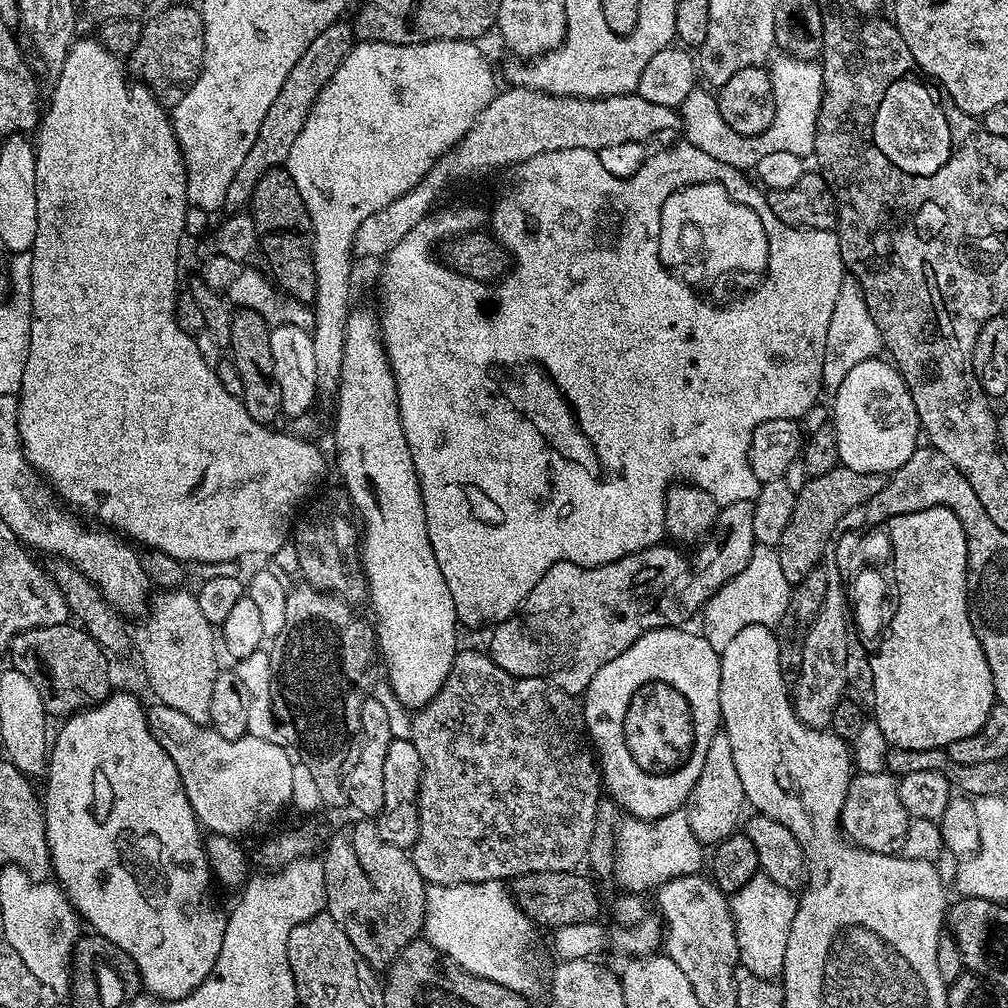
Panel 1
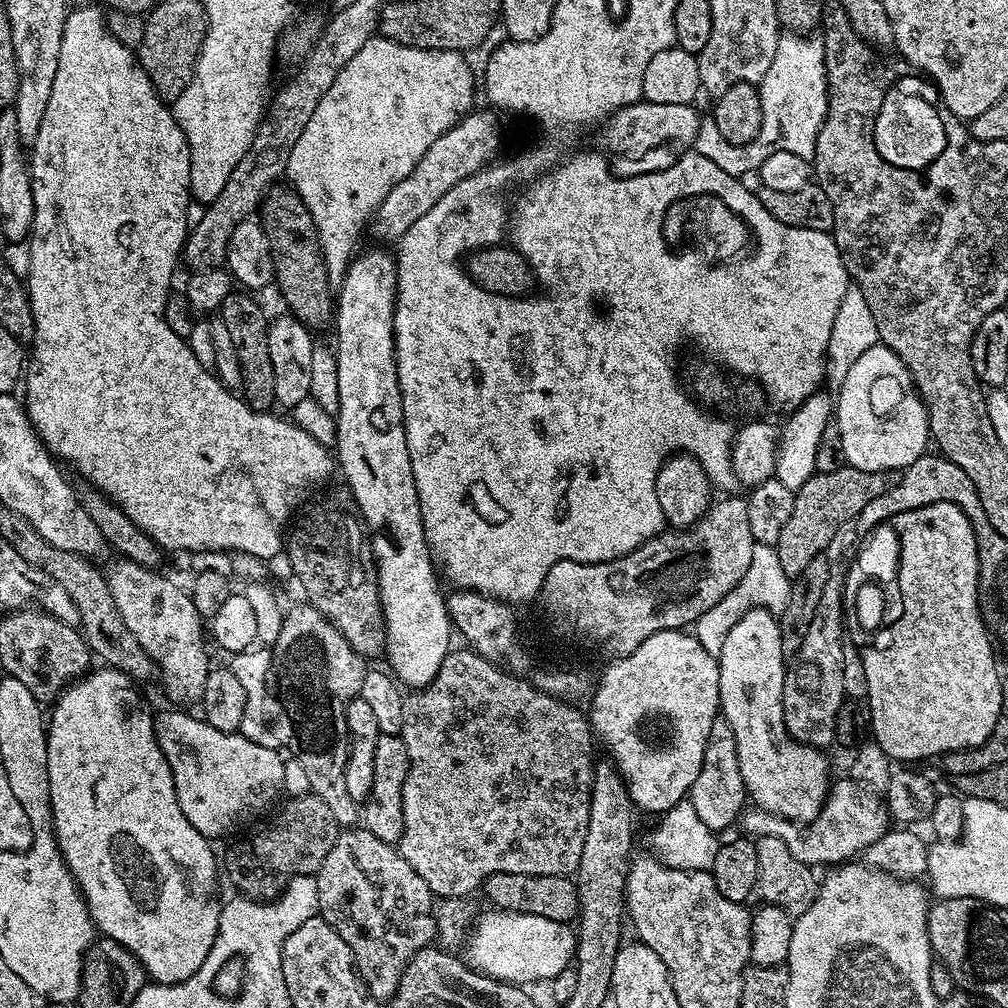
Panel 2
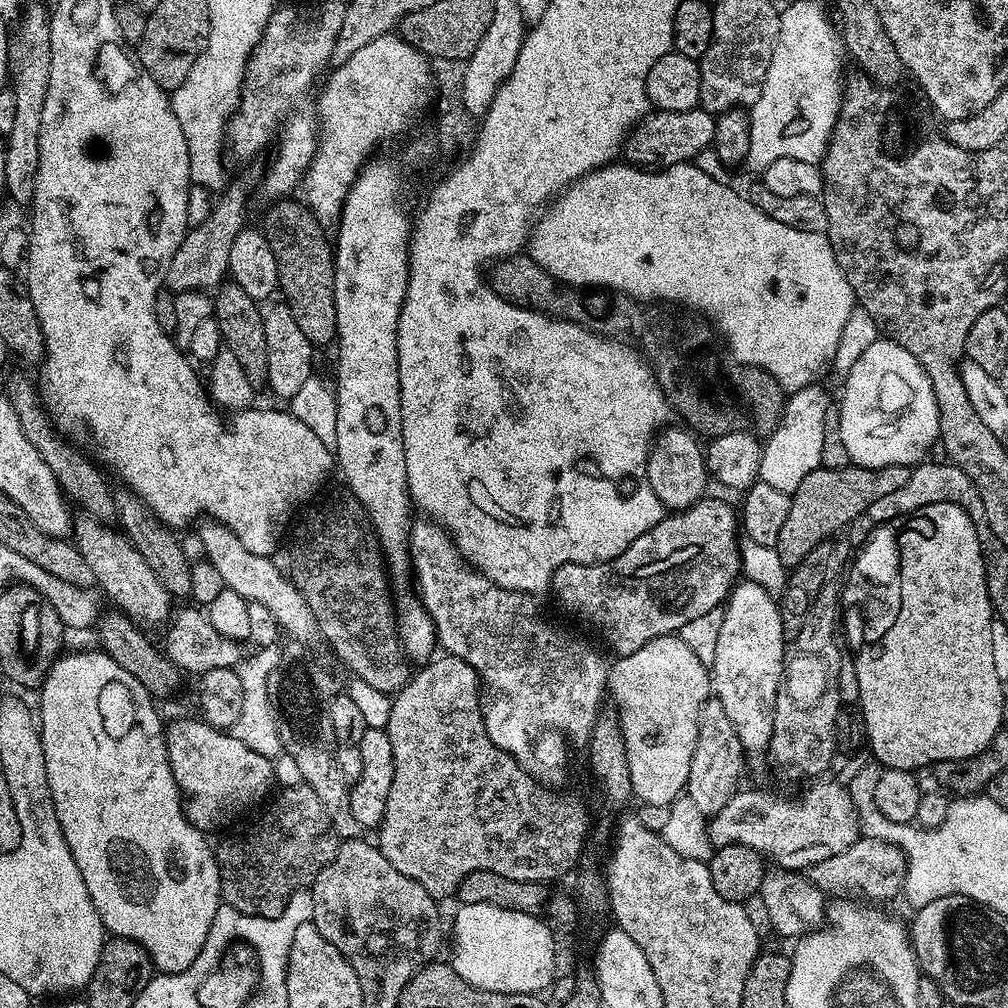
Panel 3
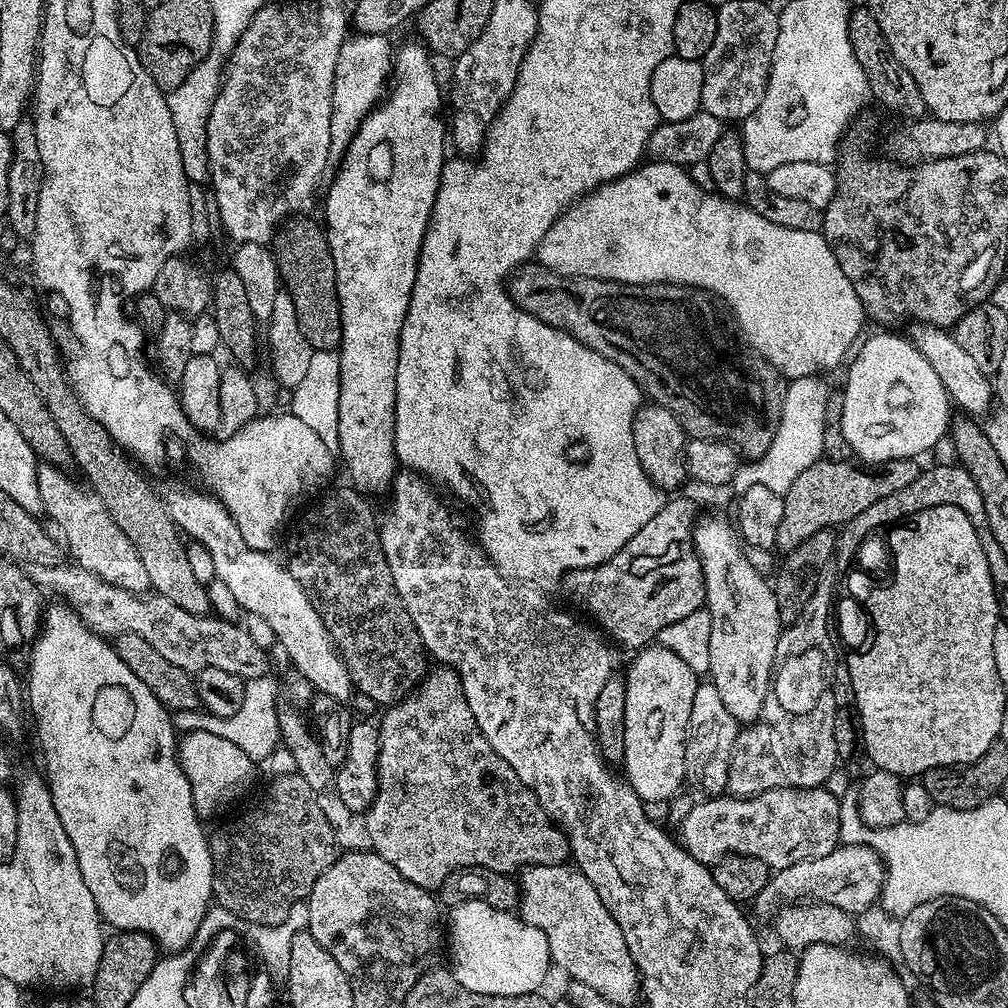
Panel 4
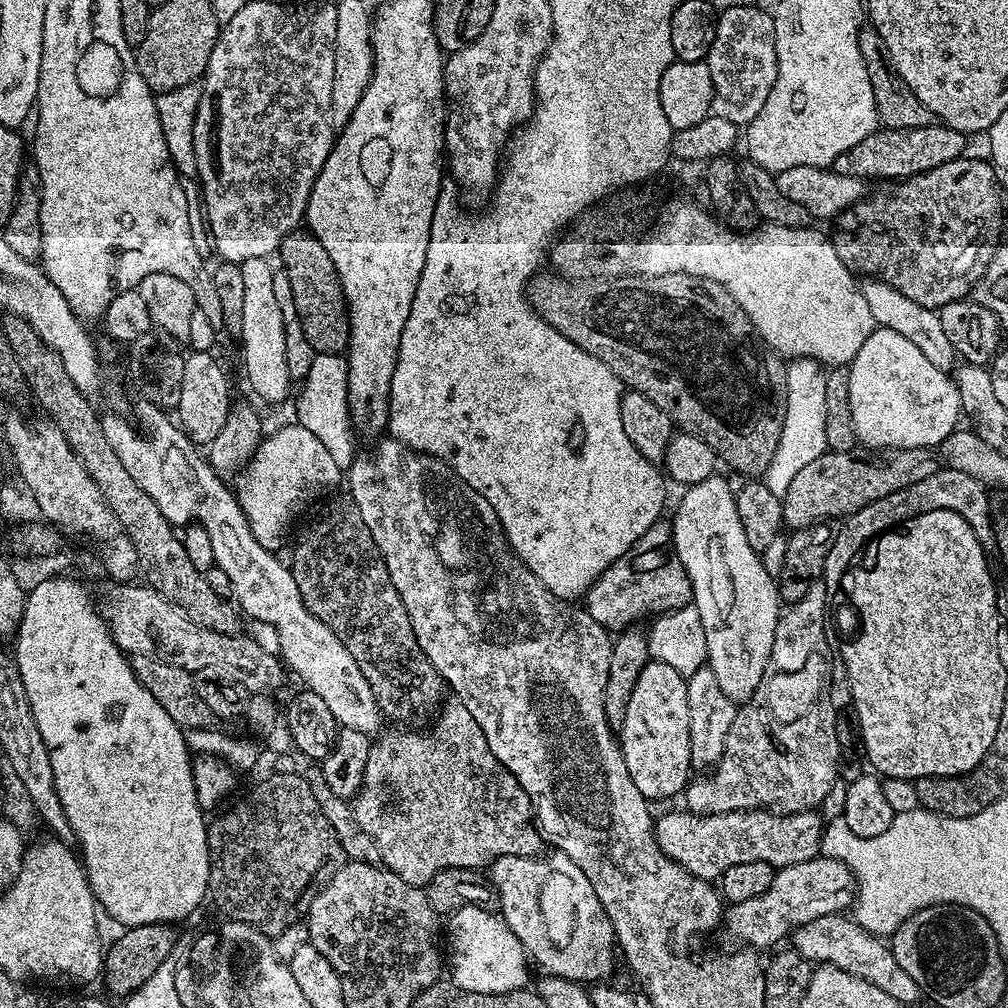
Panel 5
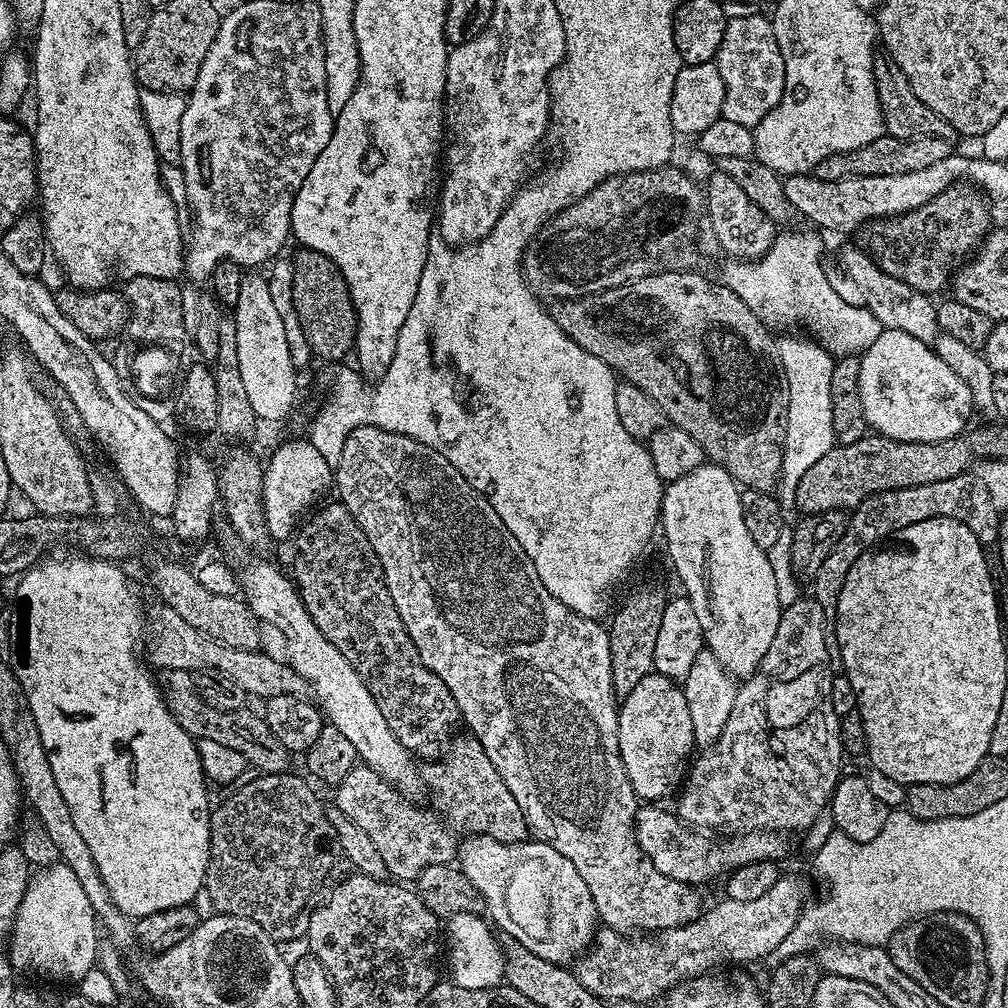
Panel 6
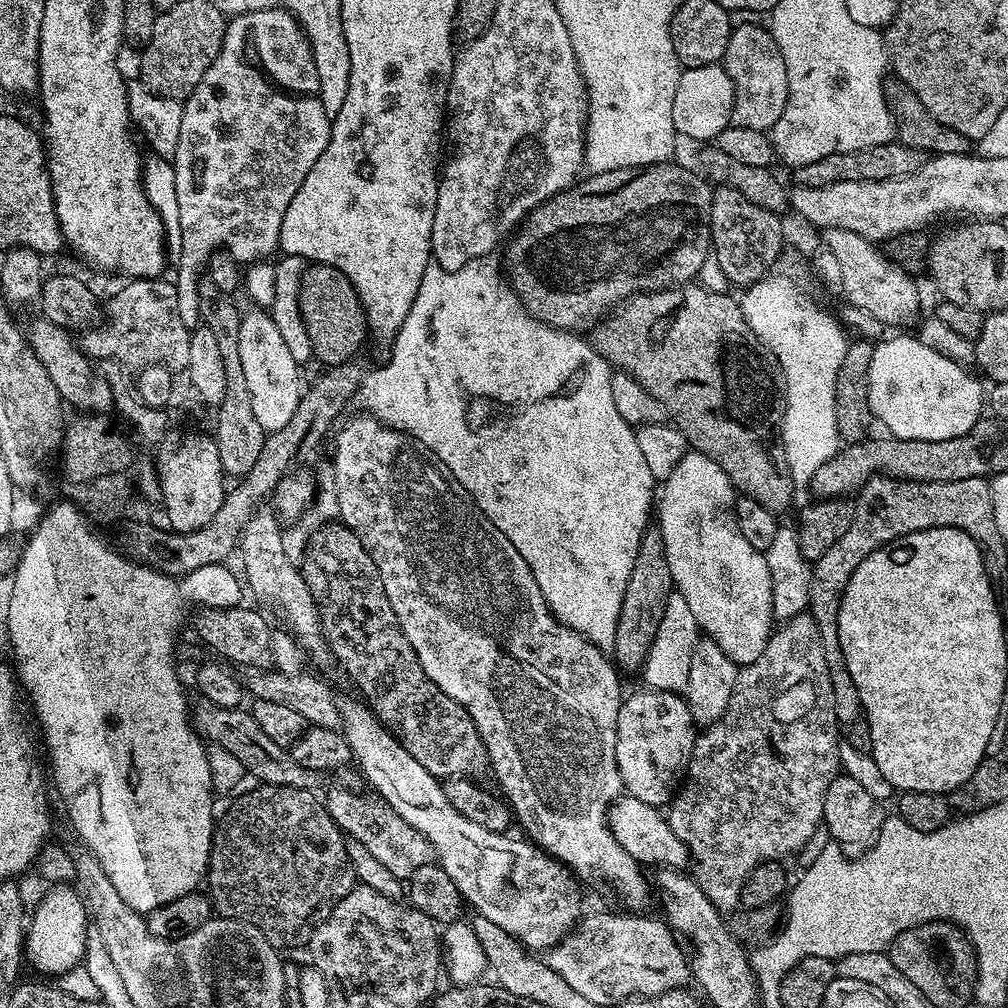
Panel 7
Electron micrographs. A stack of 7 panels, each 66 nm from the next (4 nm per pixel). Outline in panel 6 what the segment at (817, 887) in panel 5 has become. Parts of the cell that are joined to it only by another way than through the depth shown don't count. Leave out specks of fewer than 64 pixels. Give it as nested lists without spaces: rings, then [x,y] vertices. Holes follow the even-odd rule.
[[[786,874],[770,886],[768,893],[754,898],[751,902],[722,898],[714,908],[701,913],[694,922],[683,924],[681,927],[667,928],[653,938],[631,938],[625,933],[603,927],[597,931],[591,947],[575,963],[574,971],[579,982],[605,1002],[624,1000],[651,1003],[655,1001],[654,998],[663,997],[669,989],[684,980],[707,975],[714,970],[712,968],[726,964],[729,960],[752,962],[766,956],[771,957],[797,924],[800,909],[804,906],[803,898],[803,882]]]

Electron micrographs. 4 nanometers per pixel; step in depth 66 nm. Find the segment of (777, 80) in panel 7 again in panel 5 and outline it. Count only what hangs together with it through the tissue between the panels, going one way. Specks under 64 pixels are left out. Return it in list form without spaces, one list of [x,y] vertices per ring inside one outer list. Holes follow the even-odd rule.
[[[736,4],[719,13],[714,34],[714,46],[710,46],[706,61],[710,70],[710,80],[714,82],[714,98],[711,115],[726,118],[726,122],[734,122],[737,126],[747,126],[766,106],[766,98],[770,98],[770,90],[778,74],[776,61],[776,31],[772,21],[772,12],[763,12],[752,4]]]

